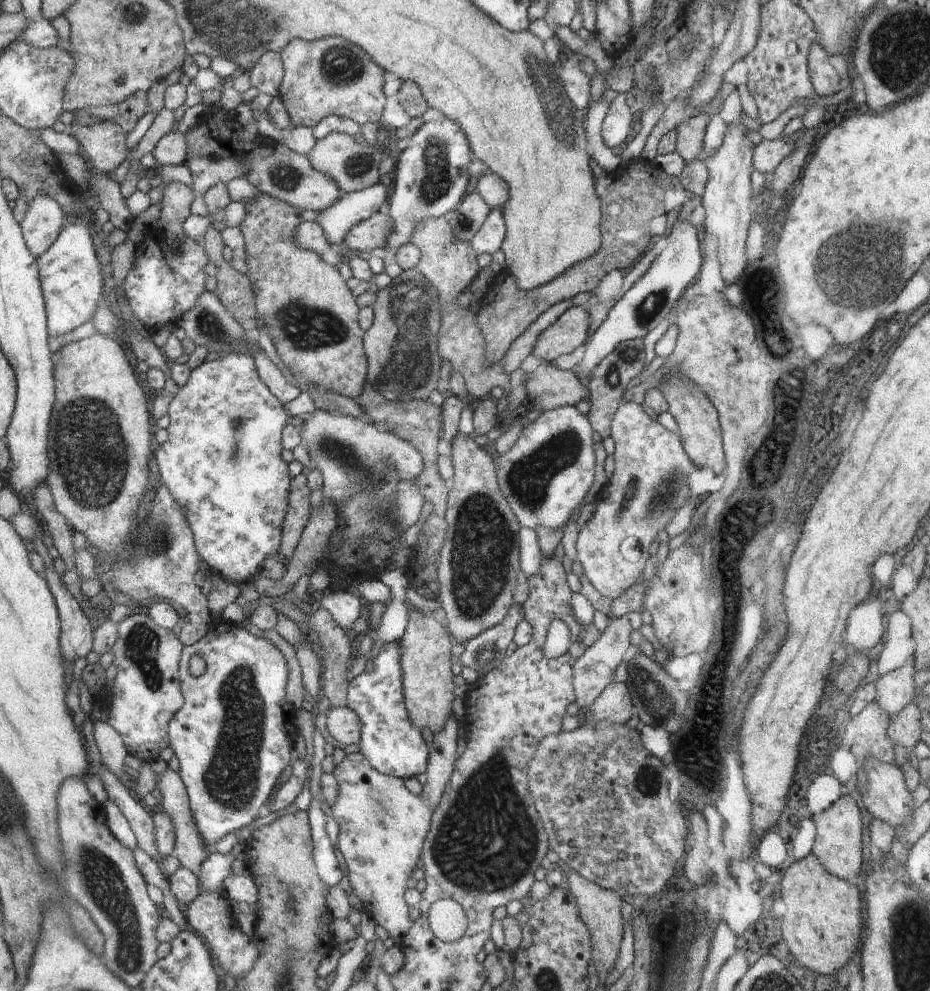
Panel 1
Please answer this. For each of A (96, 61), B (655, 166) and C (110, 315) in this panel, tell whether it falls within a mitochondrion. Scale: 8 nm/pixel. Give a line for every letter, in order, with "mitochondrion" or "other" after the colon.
A: other
B: other
C: other

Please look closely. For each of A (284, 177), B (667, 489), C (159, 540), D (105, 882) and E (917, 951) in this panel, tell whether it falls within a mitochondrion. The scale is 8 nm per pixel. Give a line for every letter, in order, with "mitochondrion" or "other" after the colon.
A: mitochondrion
B: mitochondrion
C: mitochondrion
D: mitochondrion
E: mitochondrion

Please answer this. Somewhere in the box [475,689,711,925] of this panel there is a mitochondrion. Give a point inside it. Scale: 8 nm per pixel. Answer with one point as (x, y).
(648, 781)

